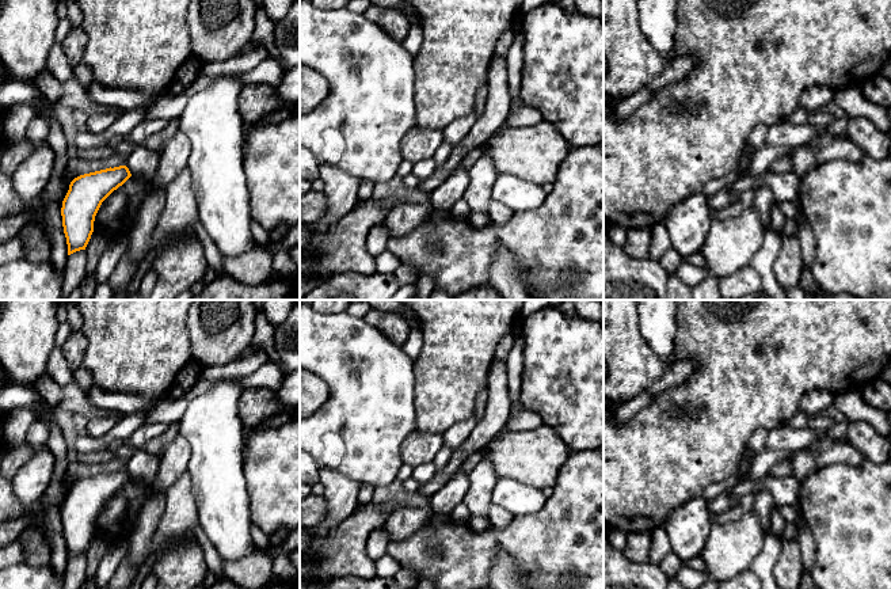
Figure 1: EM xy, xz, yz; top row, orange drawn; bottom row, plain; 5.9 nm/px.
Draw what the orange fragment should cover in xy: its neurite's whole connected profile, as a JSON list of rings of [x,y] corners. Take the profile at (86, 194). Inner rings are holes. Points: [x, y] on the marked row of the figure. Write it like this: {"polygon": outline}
{"polygon": [[[126,166],[106,168],[75,178],[62,201],[62,227],[68,255],[85,250],[102,202],[132,176]]]}

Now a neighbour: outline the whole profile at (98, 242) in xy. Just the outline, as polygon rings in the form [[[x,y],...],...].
[[[94,231],[85,247],[85,274],[94,274],[96,265],[111,239],[98,231]]]

